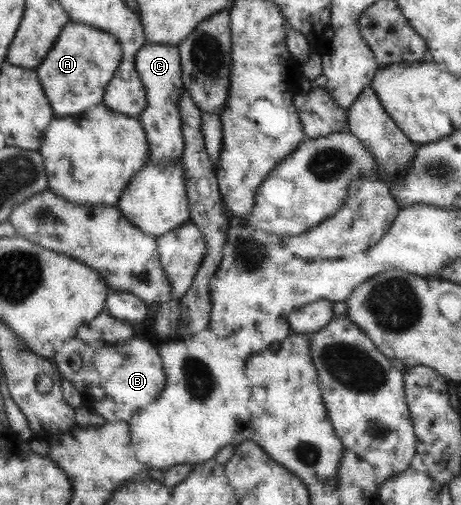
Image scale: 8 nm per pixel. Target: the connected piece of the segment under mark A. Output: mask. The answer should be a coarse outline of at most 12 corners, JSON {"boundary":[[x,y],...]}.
{"boundary":[[63,28],[37,67],[57,116],[102,104],[122,60],[110,33]]}

